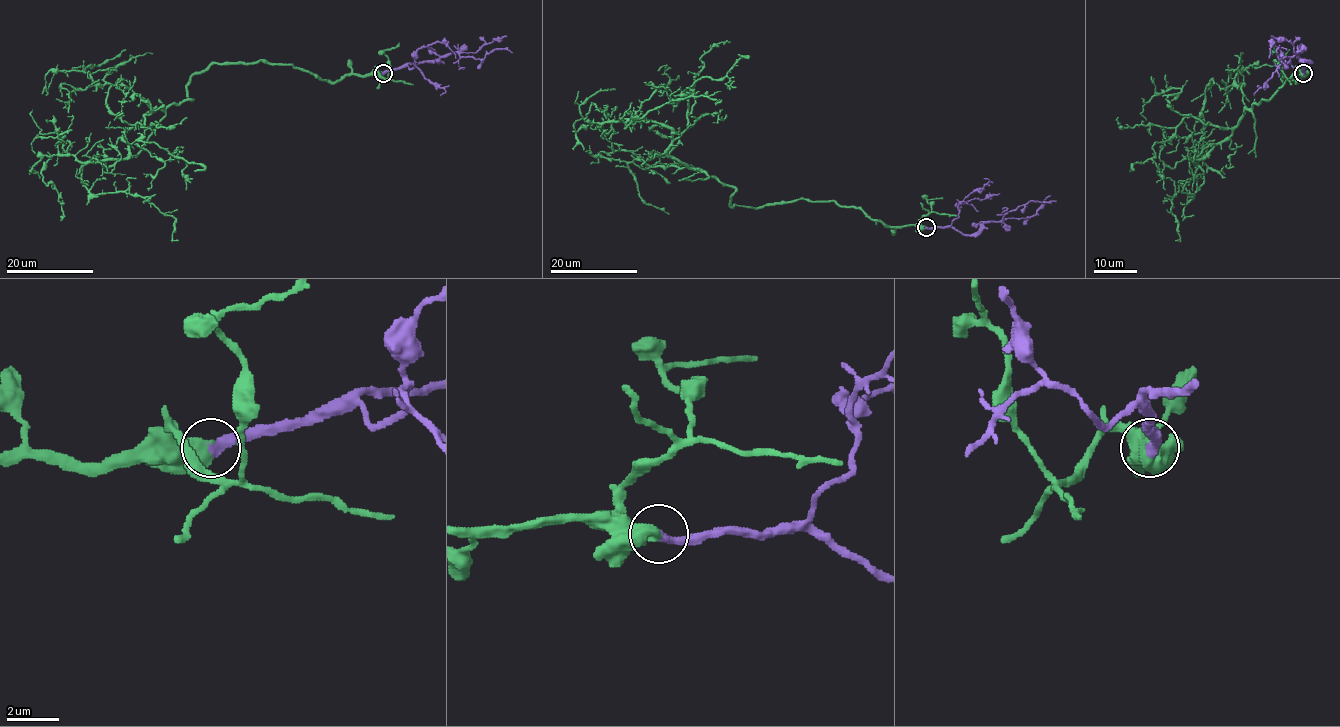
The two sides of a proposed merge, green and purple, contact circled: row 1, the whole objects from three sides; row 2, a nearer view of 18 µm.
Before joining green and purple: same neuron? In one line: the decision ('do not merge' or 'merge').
merge

